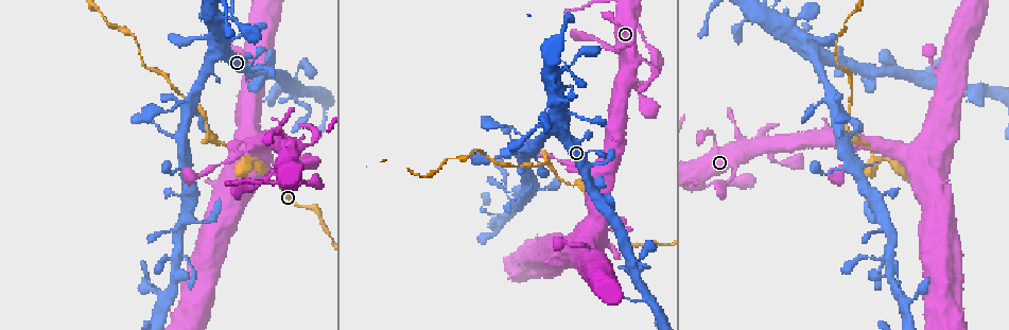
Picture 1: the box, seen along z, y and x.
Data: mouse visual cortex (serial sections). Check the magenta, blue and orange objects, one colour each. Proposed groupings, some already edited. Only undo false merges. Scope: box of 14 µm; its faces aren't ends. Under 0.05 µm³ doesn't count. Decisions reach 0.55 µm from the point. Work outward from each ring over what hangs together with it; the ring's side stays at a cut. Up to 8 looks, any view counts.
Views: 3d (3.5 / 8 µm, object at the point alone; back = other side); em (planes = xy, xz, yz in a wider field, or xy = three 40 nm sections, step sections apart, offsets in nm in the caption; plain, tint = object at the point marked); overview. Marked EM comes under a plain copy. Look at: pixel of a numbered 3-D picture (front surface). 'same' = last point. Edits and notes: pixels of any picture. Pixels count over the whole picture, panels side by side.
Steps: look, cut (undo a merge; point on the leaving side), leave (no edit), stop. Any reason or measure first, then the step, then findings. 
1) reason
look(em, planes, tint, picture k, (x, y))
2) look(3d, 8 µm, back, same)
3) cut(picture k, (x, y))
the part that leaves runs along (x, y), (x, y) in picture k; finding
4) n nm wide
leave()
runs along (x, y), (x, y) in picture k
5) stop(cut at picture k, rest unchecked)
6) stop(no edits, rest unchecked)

thin neck
look(3d, 3.5 µm, picture 1, (792, 23))

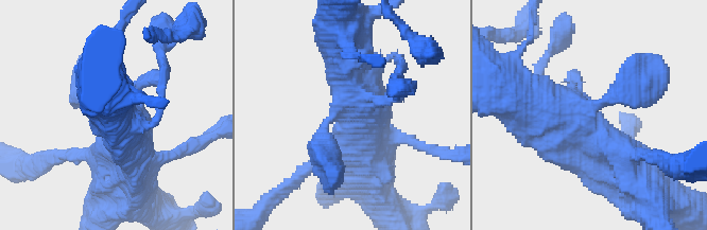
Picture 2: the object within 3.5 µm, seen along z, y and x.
look(em, planes, tint, picture 2, (586, 109))

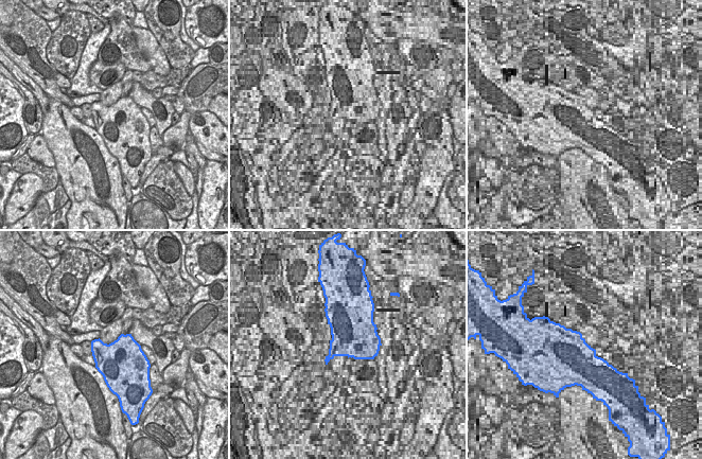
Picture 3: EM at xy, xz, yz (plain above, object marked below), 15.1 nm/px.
another direction
look(em, xy, step 2, tint, same)

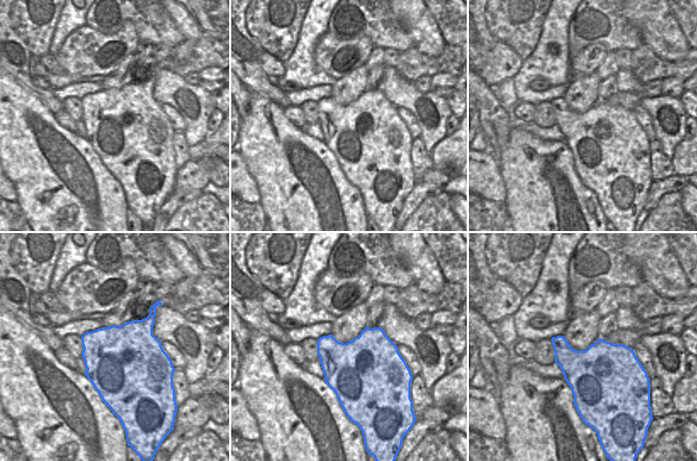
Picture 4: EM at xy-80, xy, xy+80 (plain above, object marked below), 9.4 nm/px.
650 nm wide
leave()
runs along (625, 165), (514, 98) in picture 2; continuous, no second cell

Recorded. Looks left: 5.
branch point
look(3d, 3.5 µm, picture 1, (249, 162))

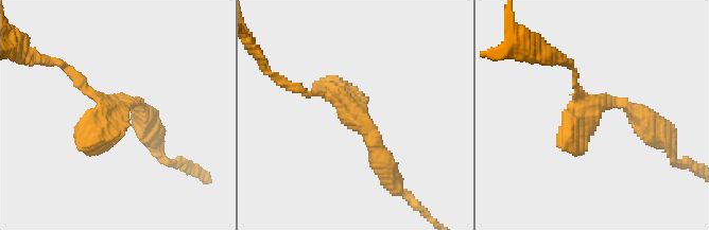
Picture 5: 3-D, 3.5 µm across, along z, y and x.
need the tissue
look(em, xy, step 2, tint, picture 5, (592, 108))

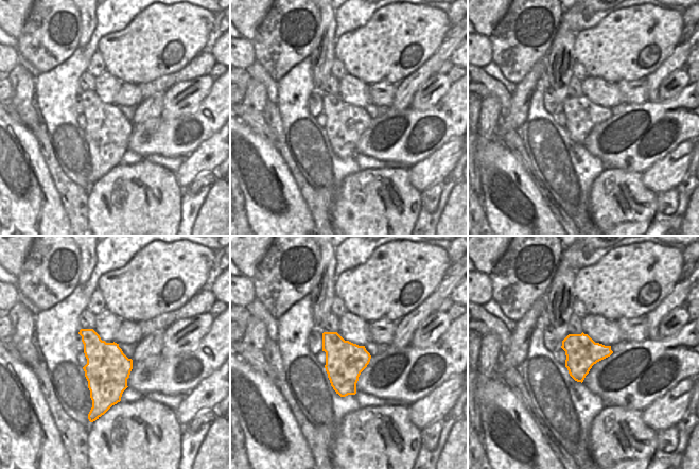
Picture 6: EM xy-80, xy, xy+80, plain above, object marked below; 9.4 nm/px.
cut it another way
look(em, xy, step 1, tint, same)

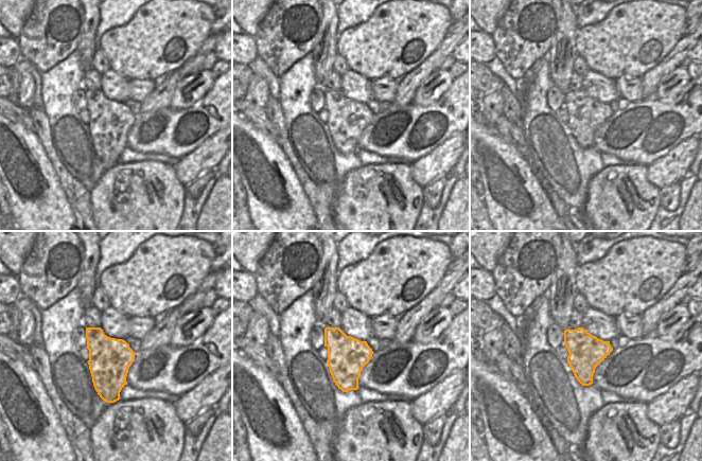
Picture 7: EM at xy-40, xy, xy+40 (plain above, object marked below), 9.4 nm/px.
leave()
runs along (384, 162), (345, 108), (299, 89) in picture 5; continuous, no second cell

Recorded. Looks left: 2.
thick turns thin
look(3d, 3.5 µm, back, picture 1, (983, 85))

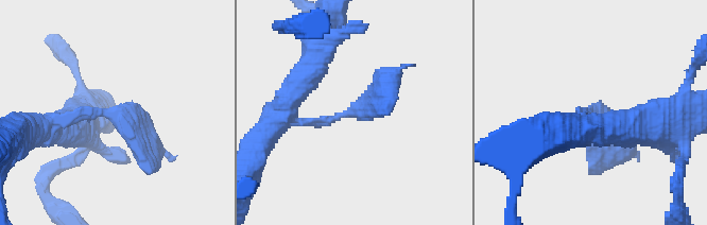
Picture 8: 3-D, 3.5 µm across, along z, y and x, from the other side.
leave()
runs along (44, 130), (111, 114), (148, 156) in picture 8; continuous, no second cell

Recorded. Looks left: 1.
stop(no edits, rest unchecked)

